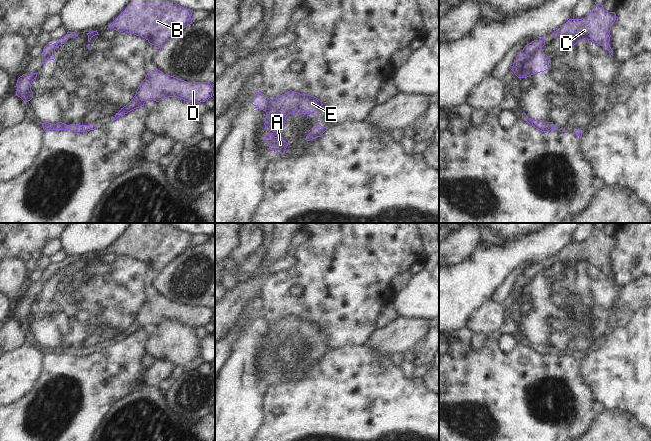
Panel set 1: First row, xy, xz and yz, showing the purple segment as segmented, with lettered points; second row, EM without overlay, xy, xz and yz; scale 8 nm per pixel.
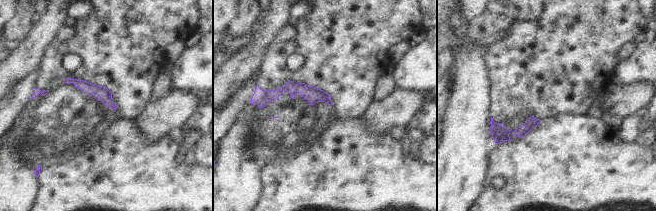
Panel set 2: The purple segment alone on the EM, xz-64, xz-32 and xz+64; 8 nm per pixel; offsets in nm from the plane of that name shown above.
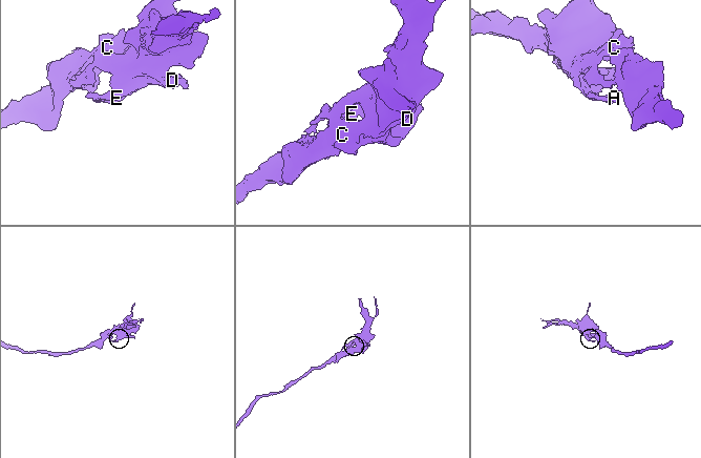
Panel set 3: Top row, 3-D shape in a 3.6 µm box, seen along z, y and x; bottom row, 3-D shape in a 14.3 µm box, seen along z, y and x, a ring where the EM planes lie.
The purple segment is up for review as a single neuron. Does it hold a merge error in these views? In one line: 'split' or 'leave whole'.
split

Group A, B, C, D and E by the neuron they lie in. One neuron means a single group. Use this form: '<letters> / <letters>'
A / B C D E

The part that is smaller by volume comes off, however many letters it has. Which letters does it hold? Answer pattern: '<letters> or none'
A

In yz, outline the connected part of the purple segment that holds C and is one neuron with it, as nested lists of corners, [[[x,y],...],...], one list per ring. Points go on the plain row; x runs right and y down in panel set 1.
[[[601,227],[596,229],[587,241],[582,243],[569,243],[565,248],[553,256],[555,263],[563,263],[574,270],[583,263],[605,271],[613,280],[610,271],[610,254],[616,244],[615,236],[606,235]]]

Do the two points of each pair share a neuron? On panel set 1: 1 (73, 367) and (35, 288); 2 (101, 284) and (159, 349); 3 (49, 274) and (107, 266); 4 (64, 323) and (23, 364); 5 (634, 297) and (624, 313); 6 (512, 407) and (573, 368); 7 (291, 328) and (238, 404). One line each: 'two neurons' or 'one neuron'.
1: two neurons
2: two neurons
3: one neuron
4: two neurons
5: one neuron
6: one neuron
7: two neurons

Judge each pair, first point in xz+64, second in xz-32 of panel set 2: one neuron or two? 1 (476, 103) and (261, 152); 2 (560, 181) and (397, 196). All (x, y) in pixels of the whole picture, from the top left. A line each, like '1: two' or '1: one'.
1: two
2: one

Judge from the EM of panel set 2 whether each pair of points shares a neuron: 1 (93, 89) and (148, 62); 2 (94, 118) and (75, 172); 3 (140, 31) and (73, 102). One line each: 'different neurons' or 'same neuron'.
1: different neurons
2: different neurons
3: different neurons

